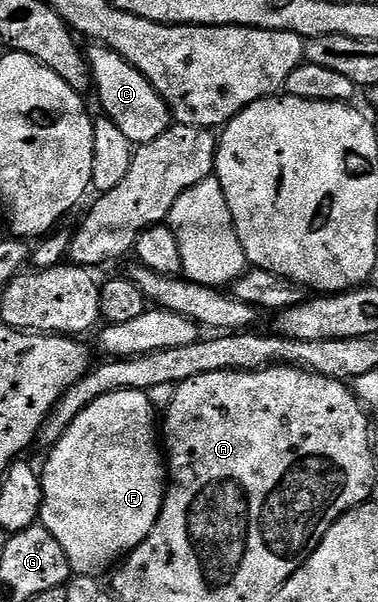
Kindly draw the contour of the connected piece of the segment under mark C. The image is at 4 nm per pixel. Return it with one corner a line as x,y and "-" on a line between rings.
92,44
86,50
88,67
92,69
92,85
94,95
100,101
103,117
109,118
118,129
126,135
126,140
132,142
133,147
150,144
150,140
158,140
162,132
166,132
173,125
174,119
162,96
152,87
150,80
138,72
118,52
109,46

